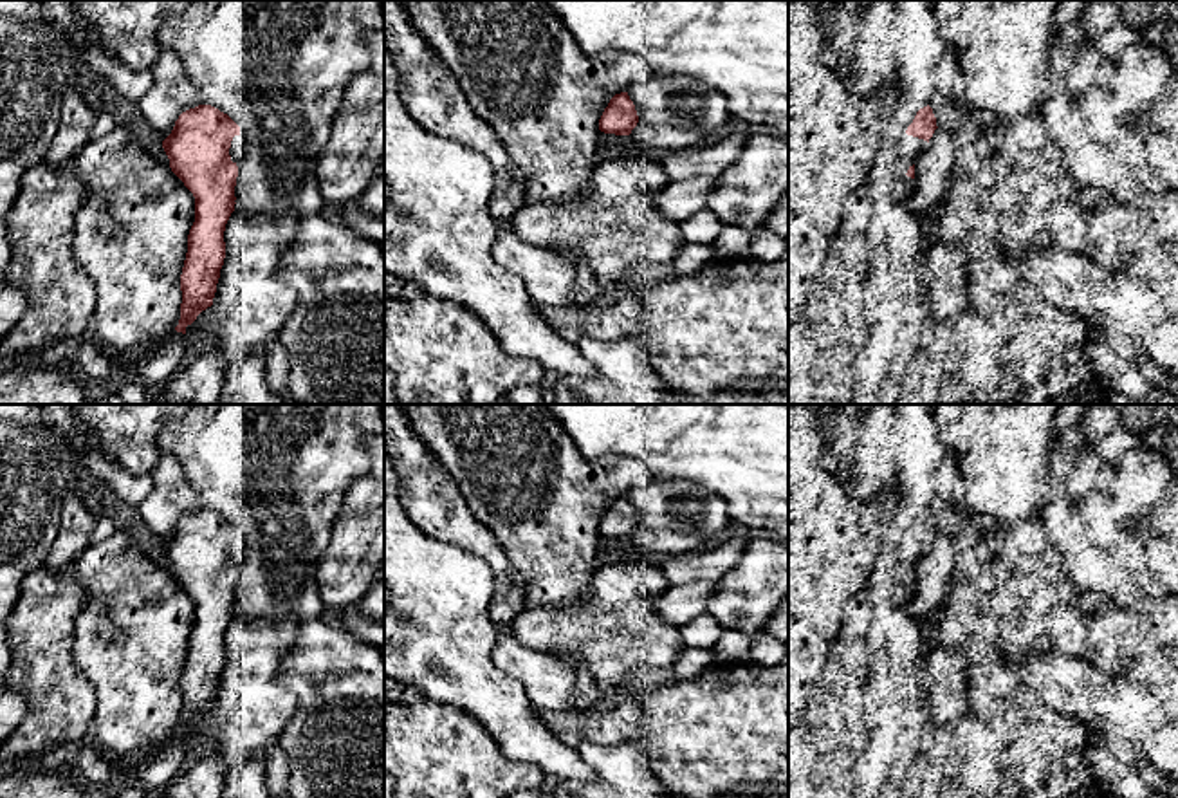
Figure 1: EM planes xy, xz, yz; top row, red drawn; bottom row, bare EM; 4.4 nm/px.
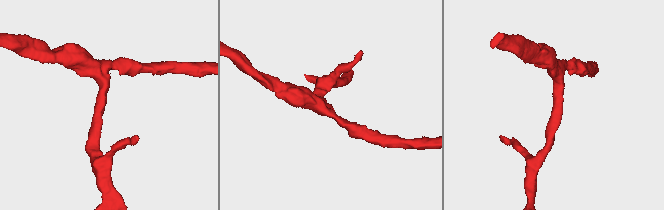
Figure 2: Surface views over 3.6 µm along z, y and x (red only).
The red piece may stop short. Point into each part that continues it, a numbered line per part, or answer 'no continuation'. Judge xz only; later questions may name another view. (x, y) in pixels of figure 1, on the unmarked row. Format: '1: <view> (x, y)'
no continuation

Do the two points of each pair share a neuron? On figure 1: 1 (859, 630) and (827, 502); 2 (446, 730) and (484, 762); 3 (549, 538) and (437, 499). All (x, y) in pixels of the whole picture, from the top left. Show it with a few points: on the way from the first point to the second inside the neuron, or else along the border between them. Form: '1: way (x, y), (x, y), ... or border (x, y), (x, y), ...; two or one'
1: border (865, 589), (848, 605), (836, 641); two
2: way (455, 739), (475, 759); one
3: border (450, 473), (468, 510), (498, 542); two

